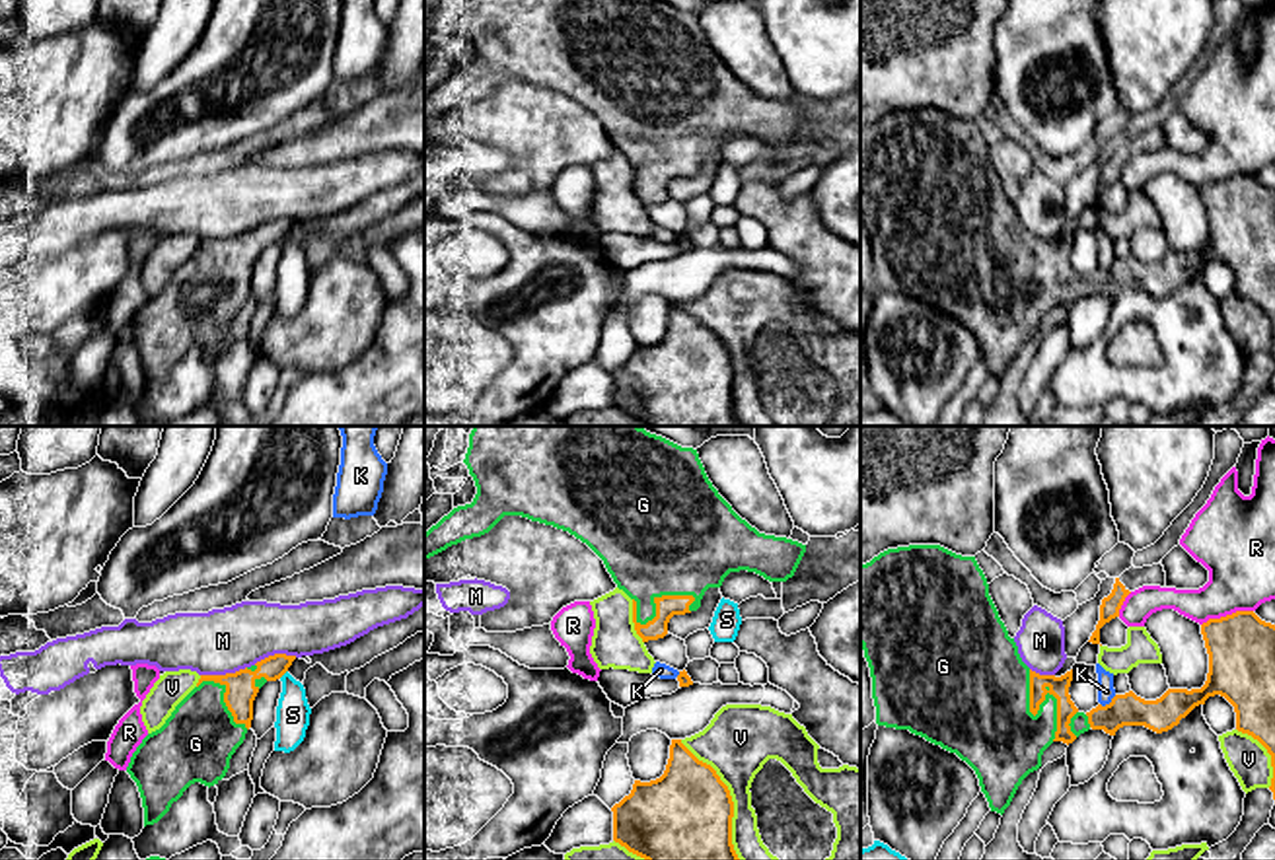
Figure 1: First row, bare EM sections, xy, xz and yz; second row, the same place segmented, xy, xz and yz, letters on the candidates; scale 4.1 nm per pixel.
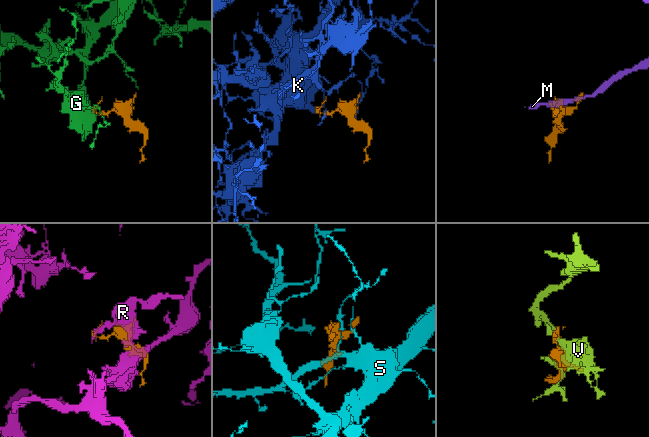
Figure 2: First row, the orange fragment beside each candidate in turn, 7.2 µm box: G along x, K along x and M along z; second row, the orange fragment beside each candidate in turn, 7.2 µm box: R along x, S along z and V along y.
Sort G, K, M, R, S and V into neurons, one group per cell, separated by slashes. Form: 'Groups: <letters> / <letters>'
Groups: G / K / M / R / S / V

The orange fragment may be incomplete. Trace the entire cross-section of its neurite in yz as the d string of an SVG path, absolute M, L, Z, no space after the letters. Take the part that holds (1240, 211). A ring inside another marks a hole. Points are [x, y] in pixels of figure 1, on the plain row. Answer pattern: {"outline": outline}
{"outline": "M909 109L909 111L888 113L880 117L878 121L874 121L870 126L860 128L860 210L864 214L864 222L870 232L872 263L876 270L876 288L886 290L886 292L895 292L895 294L909 294L911 298L921 300L927 305L940 309L942 313L950 317L956 317L962 325L965 325L975 335L981 356L985 358L991 376L997 376L1001 379L1010 370L1022 344L1030 337L1041 331L1041 319L1053 305L1063 305L1069 309L1090 292L1104 294L1106 298L1115 300L1115 296L1123 290L1145 290L1156 298L1162 298L1178 290L1180 284L1185 282L1195 270L1205 269L1205 265L1215 259L1224 261L1234 270L1236 294L1257 304L1271 319L1273 342L1271 342L1269 354L1273 356L1273 364L1275 364L1275 189L1261 185L1254 175L1236 175L1220 183L1209 183L1207 187L1201 189L1201 198L1203 198L1205 212L1209 218L1209 237L1201 253L1191 253L1191 255L1168 253L1156 265L1145 265L1137 261L1133 255L1129 255L1125 259L1115 259L1110 269L1106 270L1098 269L1096 272L1084 278L1075 270L1069 259L1073 233L1061 241L1039 239L1022 226L1018 218L1018 210L1014 202L1008 200L1008 195L1004 187L1001 185L999 175L989 160L987 142L983 134L979 132L975 121L956 119L940 109Z"}

